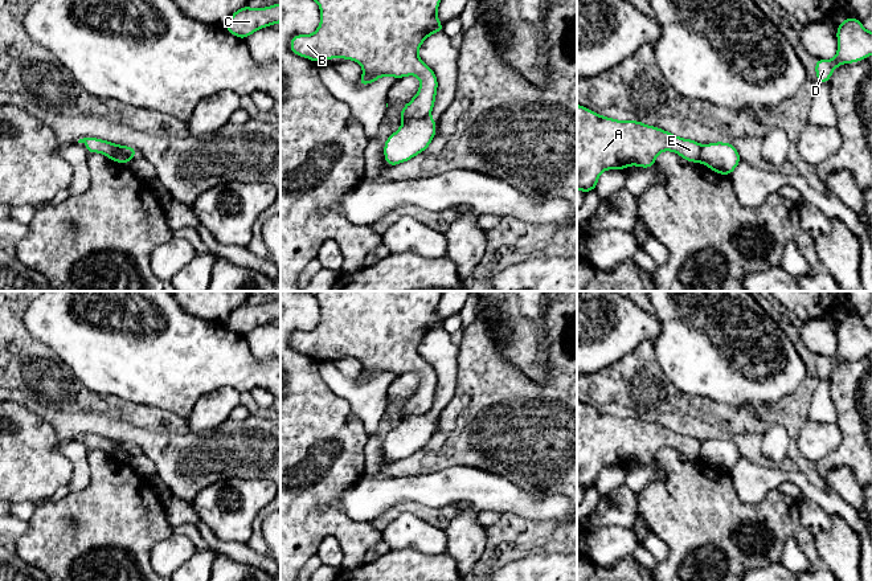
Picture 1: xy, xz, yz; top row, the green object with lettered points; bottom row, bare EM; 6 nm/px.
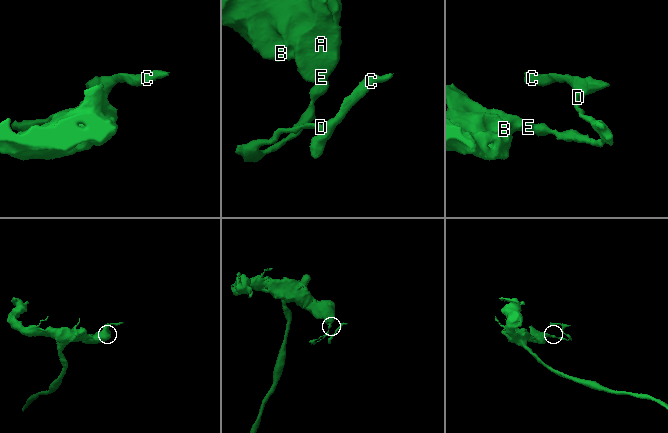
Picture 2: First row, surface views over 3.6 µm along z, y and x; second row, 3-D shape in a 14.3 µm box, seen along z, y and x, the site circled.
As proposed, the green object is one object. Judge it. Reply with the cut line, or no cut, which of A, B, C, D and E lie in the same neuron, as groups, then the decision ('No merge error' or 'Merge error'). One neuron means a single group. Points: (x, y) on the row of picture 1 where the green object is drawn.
Split along xz (430, 117), (402, 122). Groups: A B E / C D. Merge error

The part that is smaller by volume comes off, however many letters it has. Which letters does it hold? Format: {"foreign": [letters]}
{"foreign": ["C", "D"]}

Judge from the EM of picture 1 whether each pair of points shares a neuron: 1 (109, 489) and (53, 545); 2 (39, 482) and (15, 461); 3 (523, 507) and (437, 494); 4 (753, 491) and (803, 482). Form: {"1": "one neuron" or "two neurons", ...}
{"1": "one neuron", "2": "one neuron", "3": "one neuron", "4": "one neuron"}

